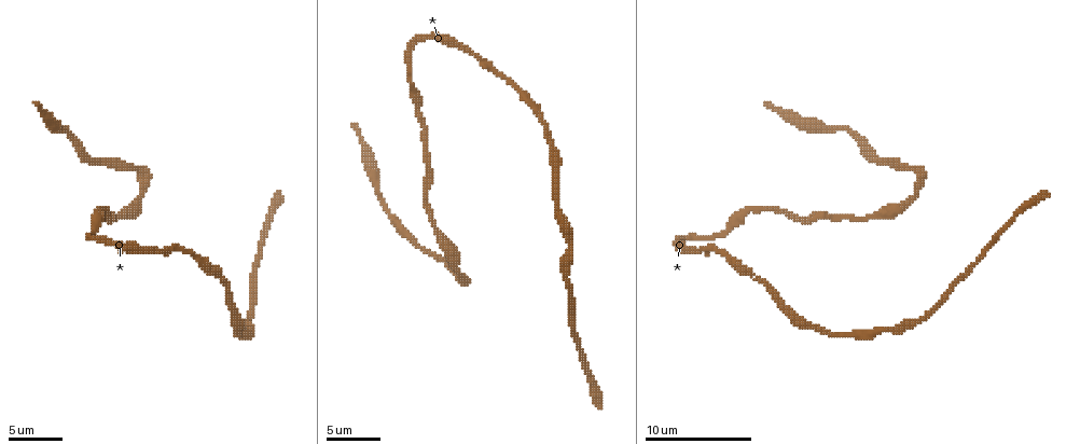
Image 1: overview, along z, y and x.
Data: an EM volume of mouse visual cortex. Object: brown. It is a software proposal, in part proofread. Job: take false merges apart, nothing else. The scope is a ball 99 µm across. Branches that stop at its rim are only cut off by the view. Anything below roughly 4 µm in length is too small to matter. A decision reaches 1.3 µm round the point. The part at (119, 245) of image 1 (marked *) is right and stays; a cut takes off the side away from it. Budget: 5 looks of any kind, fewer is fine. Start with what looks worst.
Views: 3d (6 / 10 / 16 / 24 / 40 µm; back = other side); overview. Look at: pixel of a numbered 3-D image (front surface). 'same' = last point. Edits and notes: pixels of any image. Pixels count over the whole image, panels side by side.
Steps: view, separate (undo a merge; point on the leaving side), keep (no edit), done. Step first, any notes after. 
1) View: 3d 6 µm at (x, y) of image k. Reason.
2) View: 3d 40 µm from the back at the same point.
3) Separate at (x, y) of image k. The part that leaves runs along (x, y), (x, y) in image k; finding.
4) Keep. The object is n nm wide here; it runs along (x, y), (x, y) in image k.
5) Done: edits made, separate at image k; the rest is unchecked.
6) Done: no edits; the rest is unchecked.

View: 3d 10 µm at (570, 240) of image 1. Thin neck.

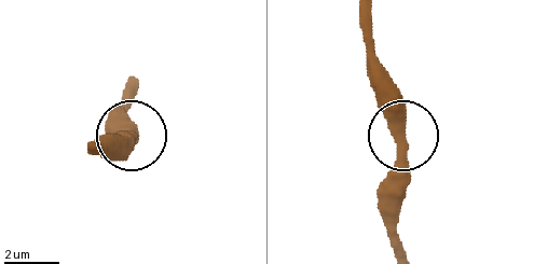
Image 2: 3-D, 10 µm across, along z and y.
View: 3d 10 µm from the back at (399, 136) of image 2.

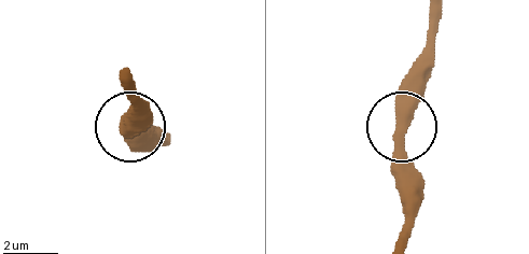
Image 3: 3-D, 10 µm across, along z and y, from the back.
Keep. It runs along (435, 12), (435, 54), (419, 102), (401, 130), (401, 197) in image 3; one neuron here.

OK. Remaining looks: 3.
View: 3d 10 µm at (136, 169) of image 1. Thick turns thin.

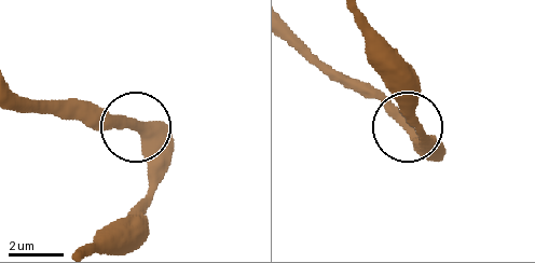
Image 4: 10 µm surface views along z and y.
View: 3d 10 µm from the back at (137, 124) of image 4. From behind.

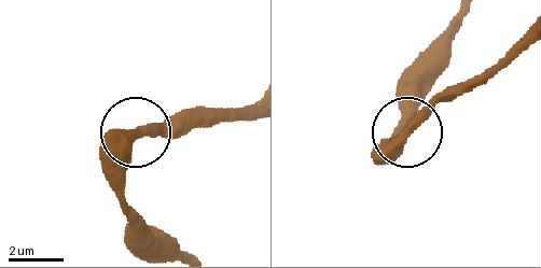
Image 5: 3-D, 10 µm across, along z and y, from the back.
Keep. One neuron here.

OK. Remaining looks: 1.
Done: no edits; the rest is unchecked.

